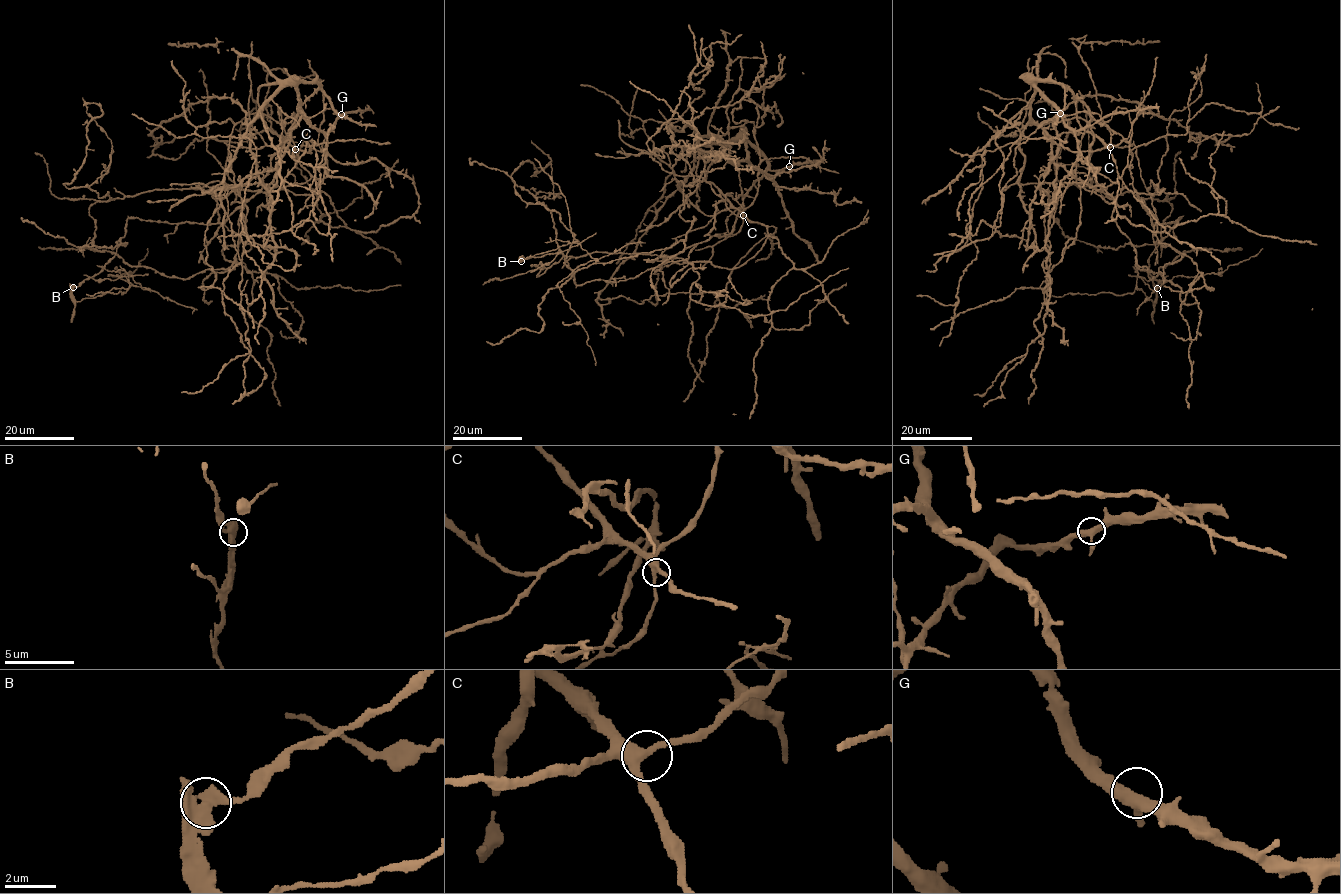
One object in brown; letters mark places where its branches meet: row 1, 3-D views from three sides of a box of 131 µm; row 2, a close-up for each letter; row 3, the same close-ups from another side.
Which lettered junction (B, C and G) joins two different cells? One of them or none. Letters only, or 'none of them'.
B

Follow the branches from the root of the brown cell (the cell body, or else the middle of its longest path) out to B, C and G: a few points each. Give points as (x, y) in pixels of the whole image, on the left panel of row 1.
B: (252, 148), (228, 146), (224, 177), (213, 194), (216, 223), (128, 218), (116, 254), (72, 287)
C: (252, 148), (288, 142), (295, 149)
G: (252, 148), (283, 142), (294, 148), (278, 109), (280, 120), (288, 123), (299, 106), (319, 90), (341, 114)

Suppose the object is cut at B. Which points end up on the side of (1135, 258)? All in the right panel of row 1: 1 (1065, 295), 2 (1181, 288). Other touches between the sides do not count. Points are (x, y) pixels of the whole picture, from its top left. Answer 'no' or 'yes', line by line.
1: no
2: yes

